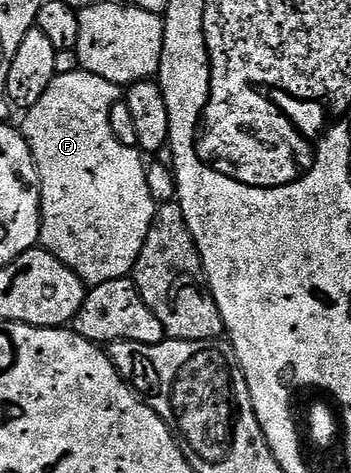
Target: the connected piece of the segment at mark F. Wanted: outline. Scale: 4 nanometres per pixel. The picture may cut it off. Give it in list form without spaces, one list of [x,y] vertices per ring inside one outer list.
[[[82,69],[75,73],[57,74],[51,81],[49,88],[43,93],[43,97],[39,99],[34,107],[30,107],[24,112],[25,124],[20,124],[19,127],[21,134],[24,135],[25,140],[29,143],[34,161],[37,162],[37,172],[41,182],[40,246],[53,254],[59,261],[63,261],[63,265],[67,265],[67,269],[75,272],[86,285],[115,281],[134,274],[137,264],[141,262],[141,254],[145,249],[145,243],[148,242],[149,235],[153,232],[153,221],[157,218],[159,210],[159,204],[154,199],[151,186],[148,184],[147,163],[141,160],[143,158],[142,152],[137,147],[123,145],[123,141],[119,141],[119,137],[115,137],[111,115],[113,107],[117,103],[122,102],[122,99],[123,91],[118,84],[111,81],[103,81],[103,77],[99,77],[90,71]]]

